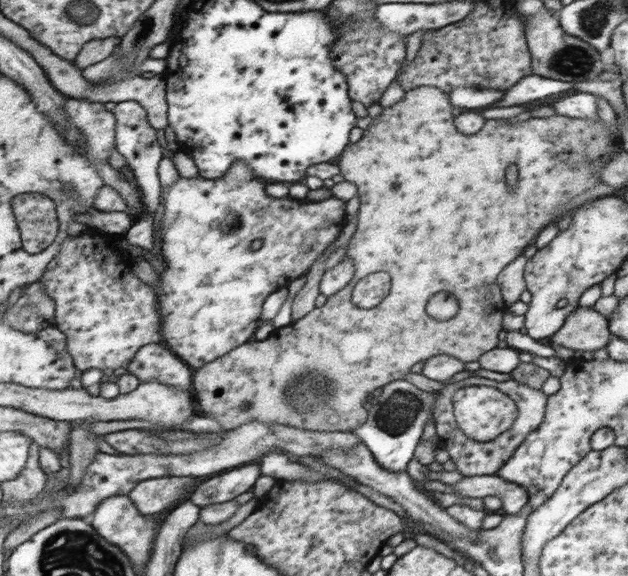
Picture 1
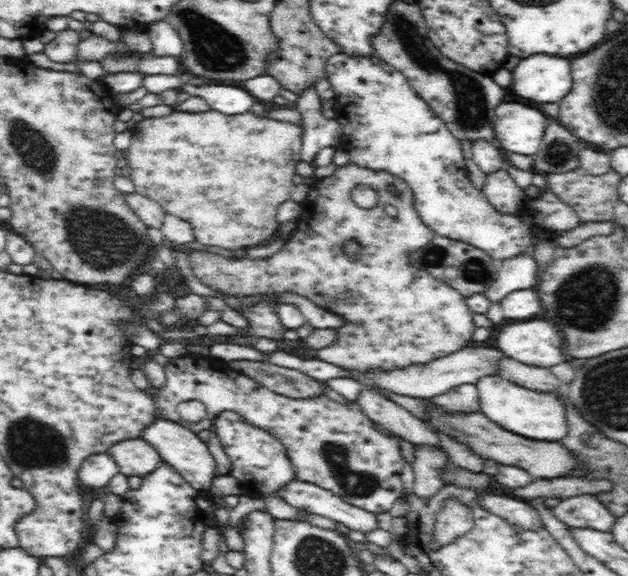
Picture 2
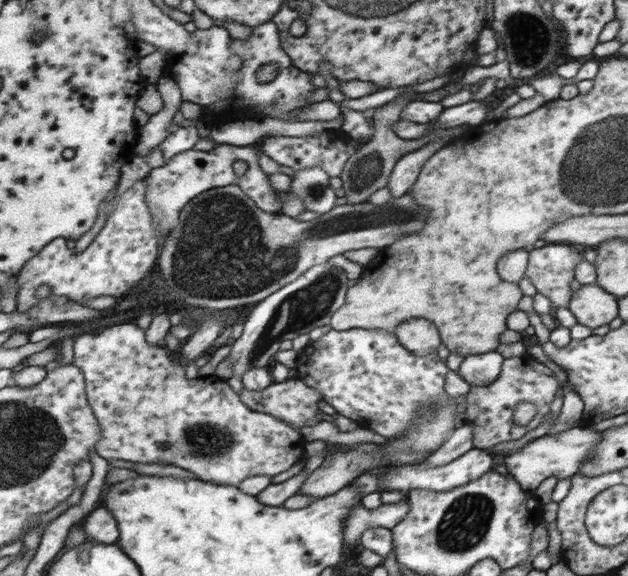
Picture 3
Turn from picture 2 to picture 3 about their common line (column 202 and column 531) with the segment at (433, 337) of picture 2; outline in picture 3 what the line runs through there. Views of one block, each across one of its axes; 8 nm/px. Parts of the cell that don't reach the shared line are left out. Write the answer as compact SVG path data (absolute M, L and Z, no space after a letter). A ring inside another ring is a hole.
M564 243L547 244L530 251L529 272L526 278L534 284L537 292L550 299L551 308L557 310L569 305L572 290L570 282L574 280L574 268L583 261L584 256L581 247Z

